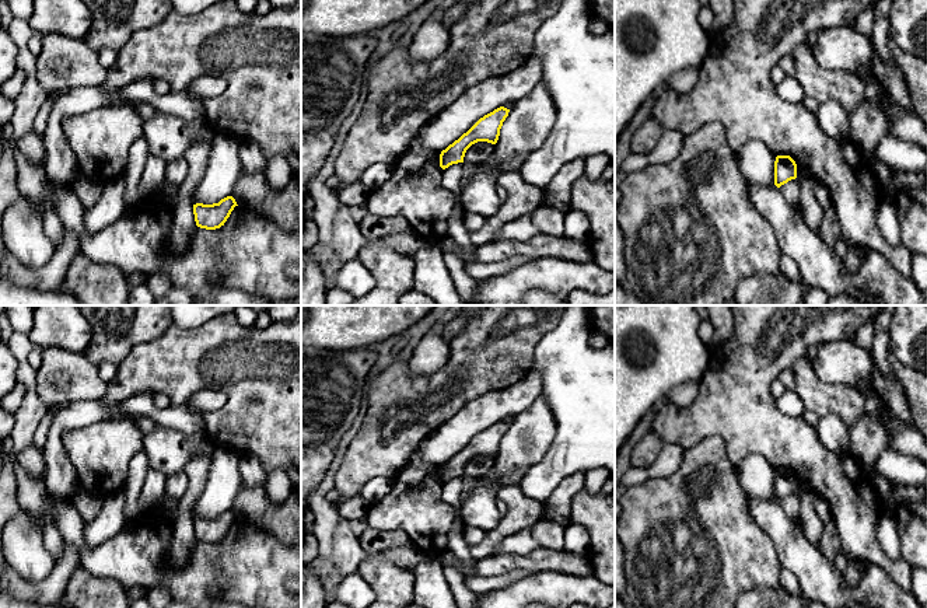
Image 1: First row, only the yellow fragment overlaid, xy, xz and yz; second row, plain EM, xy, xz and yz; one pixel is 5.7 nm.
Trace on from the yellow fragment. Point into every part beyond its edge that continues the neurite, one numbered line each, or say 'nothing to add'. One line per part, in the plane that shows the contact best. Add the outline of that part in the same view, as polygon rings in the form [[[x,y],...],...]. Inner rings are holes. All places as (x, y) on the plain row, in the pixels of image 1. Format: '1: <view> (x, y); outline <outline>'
nothing to add

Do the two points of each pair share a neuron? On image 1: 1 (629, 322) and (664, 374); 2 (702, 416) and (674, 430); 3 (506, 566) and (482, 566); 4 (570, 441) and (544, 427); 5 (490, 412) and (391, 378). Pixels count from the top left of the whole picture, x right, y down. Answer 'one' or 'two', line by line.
1: one
2: one
3: one
4: two
5: two

